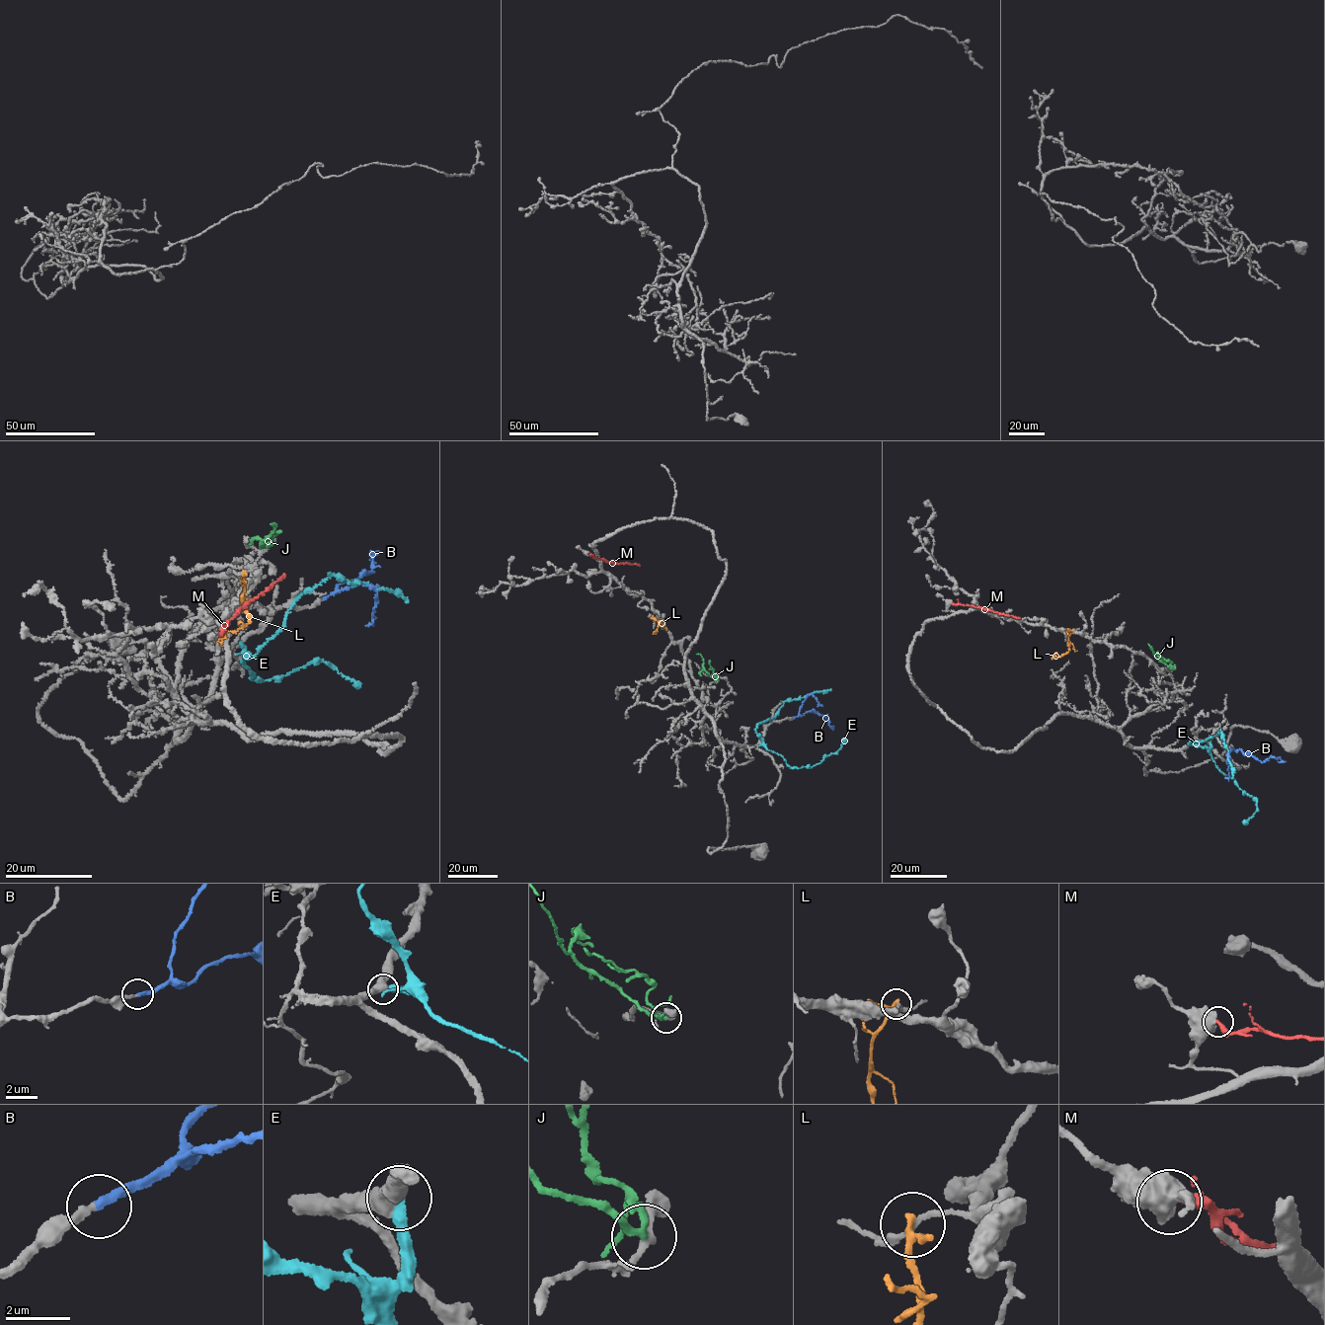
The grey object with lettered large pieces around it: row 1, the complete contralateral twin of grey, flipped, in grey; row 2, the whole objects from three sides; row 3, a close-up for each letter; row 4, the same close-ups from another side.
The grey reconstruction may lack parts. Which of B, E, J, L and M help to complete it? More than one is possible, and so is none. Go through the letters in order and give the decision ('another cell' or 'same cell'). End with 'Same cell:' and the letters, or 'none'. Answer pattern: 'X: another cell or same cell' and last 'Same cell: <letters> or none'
B: same cell
E: another cell
J: another cell
L: another cell
M: another cell
Same cell: B

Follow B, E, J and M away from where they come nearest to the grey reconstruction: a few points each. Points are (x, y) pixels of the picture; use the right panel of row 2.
B: (1230, 748), (1239, 748), (1263, 762), (1274, 756), (1281, 758), (1282, 762), (1279, 761)
E: (1210, 740), (1209, 746), (1207, 747), (1188, 743), (1203, 741), (1221, 733), (1233, 771), (1232, 778)
J: (1174, 668), (1154, 655), (1148, 644)
M: (952, 602), (1019, 617)

